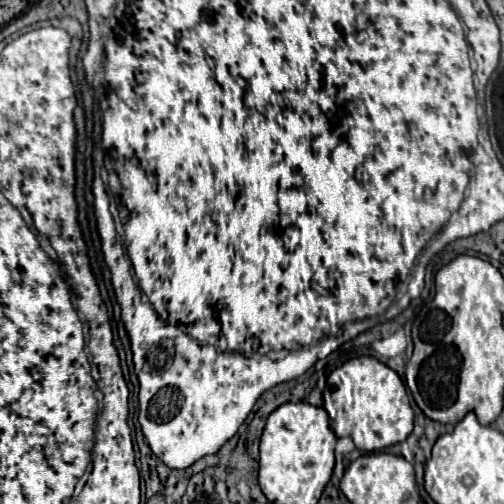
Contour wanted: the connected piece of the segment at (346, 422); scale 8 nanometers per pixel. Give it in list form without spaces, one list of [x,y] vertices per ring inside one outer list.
[[[358,356],[329,374],[323,391],[323,408],[338,438],[350,436],[362,452],[376,452],[408,438],[414,427],[414,411],[400,376],[372,356]]]

